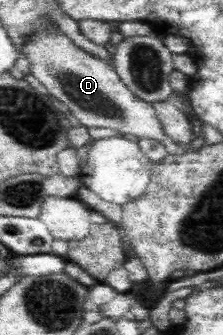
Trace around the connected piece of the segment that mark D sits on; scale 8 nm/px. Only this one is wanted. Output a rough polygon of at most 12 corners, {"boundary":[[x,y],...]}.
{"boundary":[[37,33],[31,73],[88,128],[165,137],[152,102],[62,35]]}

